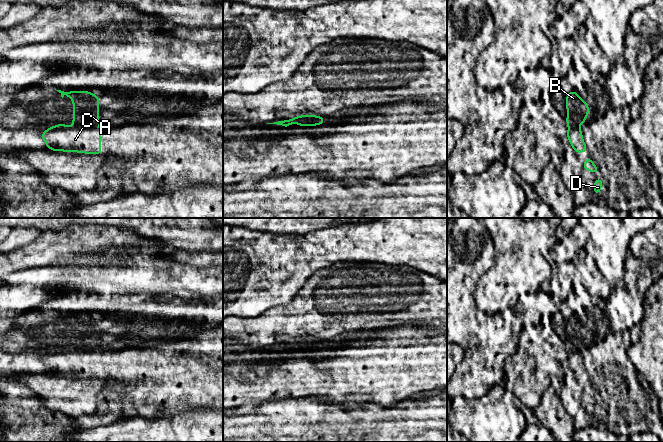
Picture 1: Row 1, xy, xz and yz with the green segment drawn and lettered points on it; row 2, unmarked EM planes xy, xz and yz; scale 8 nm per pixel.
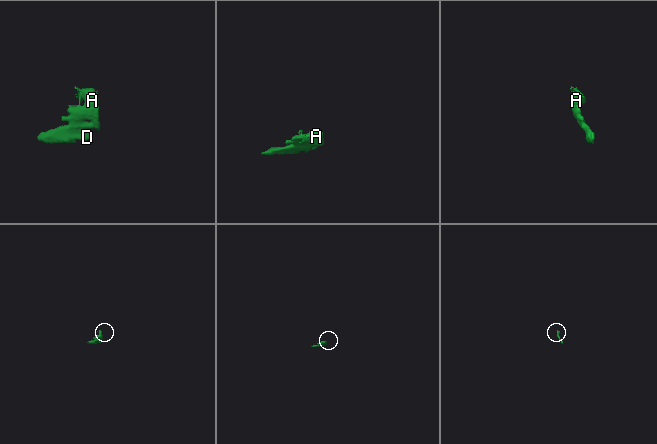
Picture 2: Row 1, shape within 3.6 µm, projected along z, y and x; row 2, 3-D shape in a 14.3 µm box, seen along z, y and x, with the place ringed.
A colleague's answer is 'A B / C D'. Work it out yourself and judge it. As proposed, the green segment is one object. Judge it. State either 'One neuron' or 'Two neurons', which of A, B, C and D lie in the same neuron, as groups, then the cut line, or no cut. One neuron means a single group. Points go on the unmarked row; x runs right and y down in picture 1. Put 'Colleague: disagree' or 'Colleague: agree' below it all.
Two neurons. Groups: A B / C D. Split along xz (295, 341), (302, 346), (318, 348)
Colleague: agree

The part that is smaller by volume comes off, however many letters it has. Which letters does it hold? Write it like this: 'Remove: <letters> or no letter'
Remove: A, B

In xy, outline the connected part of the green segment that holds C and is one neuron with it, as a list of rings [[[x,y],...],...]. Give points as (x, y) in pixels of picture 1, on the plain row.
[[[100,350],[49,352],[41,358],[41,361],[47,373],[101,379]]]

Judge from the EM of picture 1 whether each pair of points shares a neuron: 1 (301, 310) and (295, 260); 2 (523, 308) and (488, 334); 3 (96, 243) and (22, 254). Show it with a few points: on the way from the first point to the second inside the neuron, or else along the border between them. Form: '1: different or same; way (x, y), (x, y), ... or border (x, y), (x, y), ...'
1: different; border (295, 295), (287, 303), (278, 304)
2: different; border (514, 309), (524, 316)
3: same; way (78, 237), (66, 237), (40, 253)

